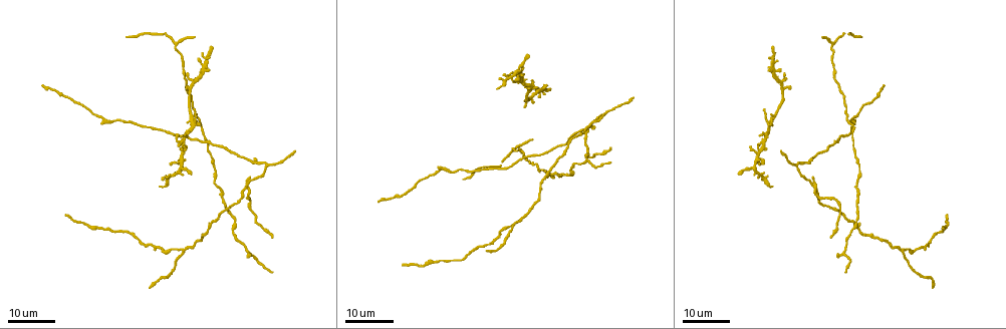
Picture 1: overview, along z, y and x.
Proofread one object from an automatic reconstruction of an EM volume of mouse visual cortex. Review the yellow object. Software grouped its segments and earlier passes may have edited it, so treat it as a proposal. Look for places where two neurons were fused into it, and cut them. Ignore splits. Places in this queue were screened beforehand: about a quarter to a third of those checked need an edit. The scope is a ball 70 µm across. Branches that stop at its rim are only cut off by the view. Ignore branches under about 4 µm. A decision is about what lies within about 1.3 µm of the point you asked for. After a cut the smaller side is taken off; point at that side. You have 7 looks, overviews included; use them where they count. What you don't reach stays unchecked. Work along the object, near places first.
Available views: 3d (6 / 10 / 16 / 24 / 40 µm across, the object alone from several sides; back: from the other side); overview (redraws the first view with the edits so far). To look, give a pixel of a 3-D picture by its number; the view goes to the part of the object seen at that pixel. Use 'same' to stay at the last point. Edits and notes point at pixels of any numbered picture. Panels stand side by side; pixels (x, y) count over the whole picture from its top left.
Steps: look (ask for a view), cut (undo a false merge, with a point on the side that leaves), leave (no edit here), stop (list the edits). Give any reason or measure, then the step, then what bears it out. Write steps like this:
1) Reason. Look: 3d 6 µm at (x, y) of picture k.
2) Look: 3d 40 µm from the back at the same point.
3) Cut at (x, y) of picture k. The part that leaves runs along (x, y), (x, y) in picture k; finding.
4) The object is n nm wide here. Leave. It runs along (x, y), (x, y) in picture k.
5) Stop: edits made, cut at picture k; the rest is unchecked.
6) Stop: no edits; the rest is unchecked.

Side arm on a straight run. Look: 3d 24 µm at (902, 250) of picture 1.

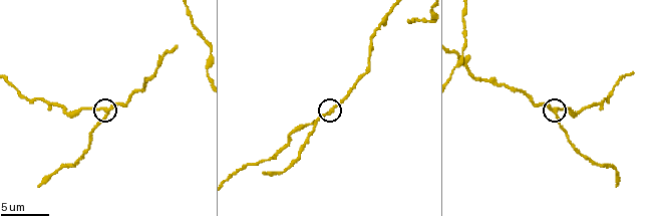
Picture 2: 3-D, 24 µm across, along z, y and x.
Look: 3d 10 µm at (331, 110) of picture 2.

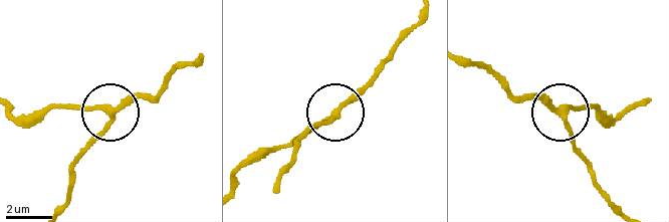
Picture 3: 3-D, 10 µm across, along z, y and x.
3 arms meet here. Leave. It runs along (466, 58), (511, 92), (546, 100), (579, 151) in picture 3; one neuron here.

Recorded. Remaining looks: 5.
Two arms in line, one across. Look: 3d 16 µm at (805, 163) of picture 1.

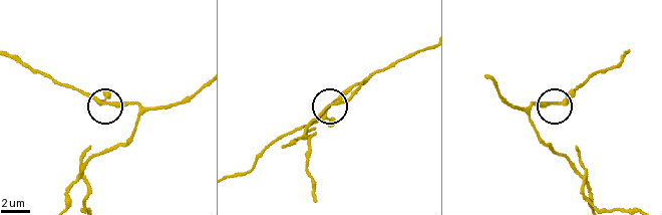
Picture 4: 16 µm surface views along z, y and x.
Look: 3d 6 µm at (557, 104) of picture 4.

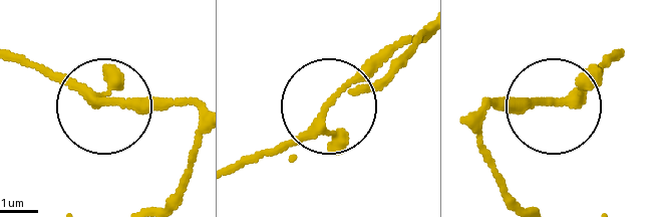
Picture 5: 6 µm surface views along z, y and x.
The side arm is 75 µm long. Leave. It runs along (109, 100), (180, 100) in picture 5; continuous, no second neuron.

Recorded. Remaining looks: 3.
Two arms in line, one across. Look: 3d 24 µm at (817, 187) of picture 1.

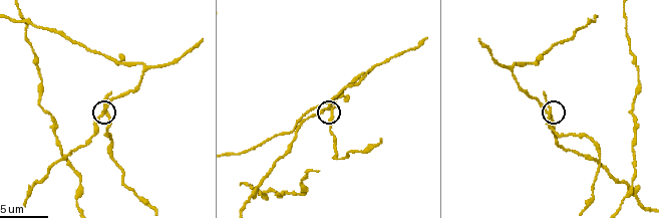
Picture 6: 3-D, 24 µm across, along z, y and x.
Look: 3d 10 µm at (548, 116) of picture 6.

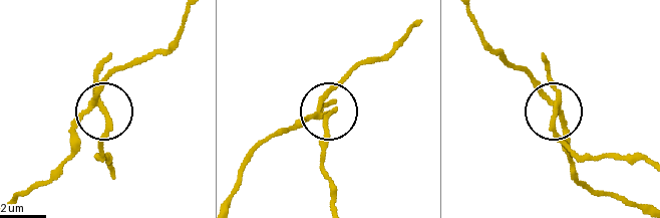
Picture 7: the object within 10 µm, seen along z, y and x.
The side arm is 18 µm long; 3 arms meet here. Cut at (108, 136) of picture 7. Two neurons meet here.

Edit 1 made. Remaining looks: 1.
Stop: edits made, cut at picture 7; the rest is unchecked.

